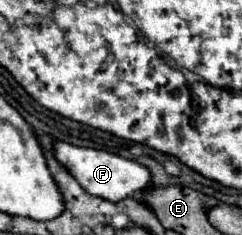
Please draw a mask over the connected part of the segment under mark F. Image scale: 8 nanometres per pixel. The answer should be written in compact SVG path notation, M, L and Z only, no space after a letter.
M55 141L55 155L57 155L59 163L63 163L71 171L71 175L81 183L81 187L87 193L109 199L109 201L127 199L133 193L147 189L147 185L151 183L151 171L145 165L119 157L115 153L89 149L89 147L75 147L75 145L69 145L63 141Z

